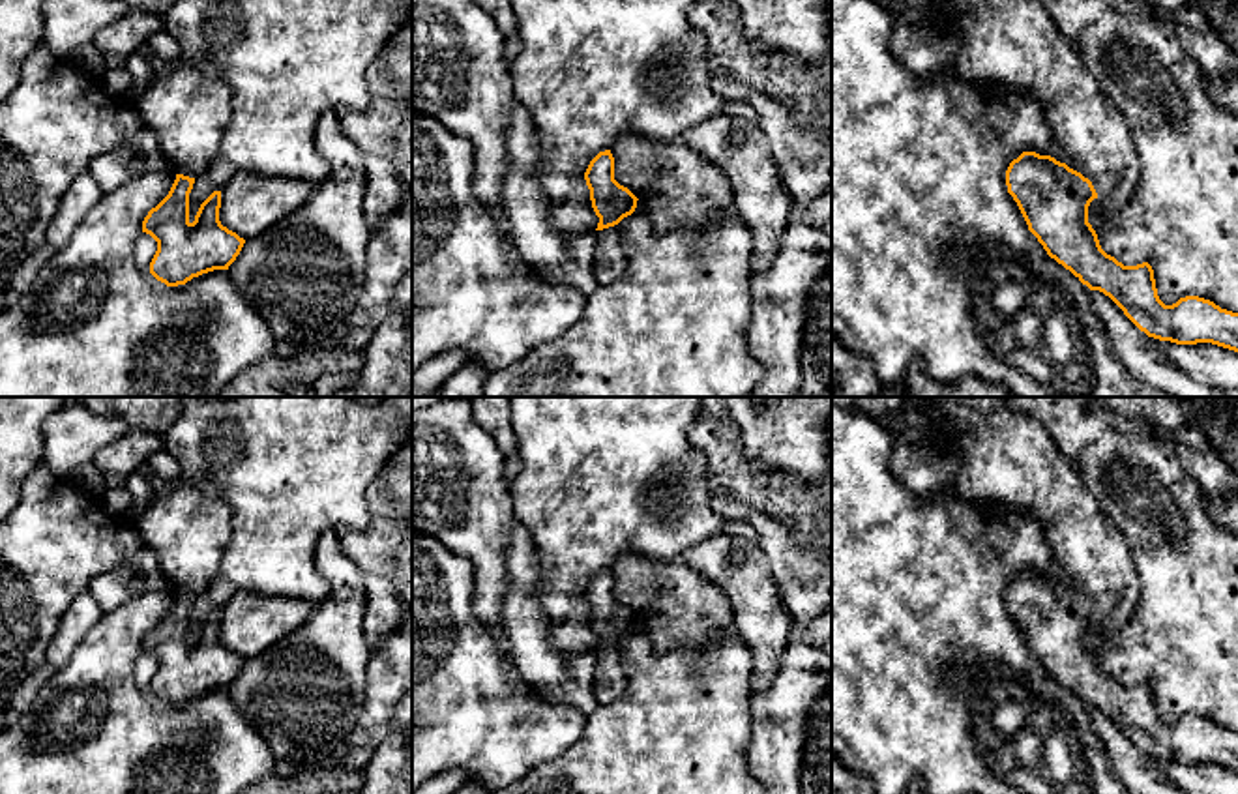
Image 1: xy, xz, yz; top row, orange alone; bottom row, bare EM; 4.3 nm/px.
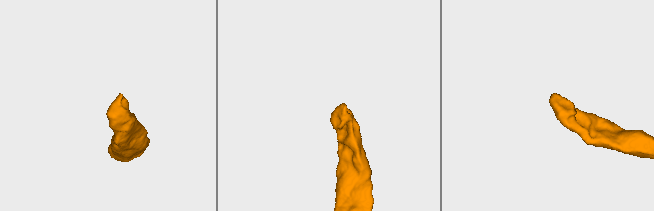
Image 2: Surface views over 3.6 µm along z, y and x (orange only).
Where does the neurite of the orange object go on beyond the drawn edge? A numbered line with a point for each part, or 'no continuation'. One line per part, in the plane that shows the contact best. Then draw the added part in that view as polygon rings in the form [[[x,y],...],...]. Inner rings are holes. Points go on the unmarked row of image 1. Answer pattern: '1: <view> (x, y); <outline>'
1: yz (1008, 461); [[[903,397],[903,408],[880,419],[893,438],[923,429],[944,442],[950,440],[961,455],[951,479],[955,493],[976,506],[1032,517],[1051,552],[1051,577],[1088,597],[1099,618],[1126,624],[1139,599],[1135,562],[1124,536],[1099,509],[1081,474],[1062,455],[1047,429],[1038,419],[1015,412],[1004,397],[920,399],[959,429],[948,431],[925,414],[918,401]]]

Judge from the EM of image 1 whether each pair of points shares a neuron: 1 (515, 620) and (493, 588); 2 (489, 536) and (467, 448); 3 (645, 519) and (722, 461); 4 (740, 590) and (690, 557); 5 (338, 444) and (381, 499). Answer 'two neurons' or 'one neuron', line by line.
1: two neurons
2: one neuron
3: two neurons
4: one neuron
5: two neurons

